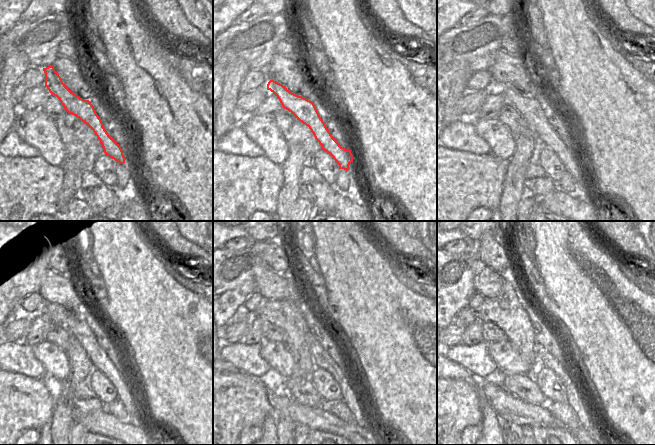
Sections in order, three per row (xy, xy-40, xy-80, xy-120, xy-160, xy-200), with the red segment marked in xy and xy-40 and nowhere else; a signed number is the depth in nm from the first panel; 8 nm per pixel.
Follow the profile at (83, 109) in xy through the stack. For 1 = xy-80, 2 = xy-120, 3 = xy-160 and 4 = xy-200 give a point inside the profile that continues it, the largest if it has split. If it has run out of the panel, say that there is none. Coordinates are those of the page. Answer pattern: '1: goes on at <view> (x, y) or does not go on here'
1: goes on at xy-80 (529, 108)
2: goes on at xy-120 (80, 330)
3: goes on at xy-160 (321, 359)
4: goes on at xy-200 (575, 399)

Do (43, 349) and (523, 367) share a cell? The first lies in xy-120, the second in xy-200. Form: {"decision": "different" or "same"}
{"decision": "same"}

